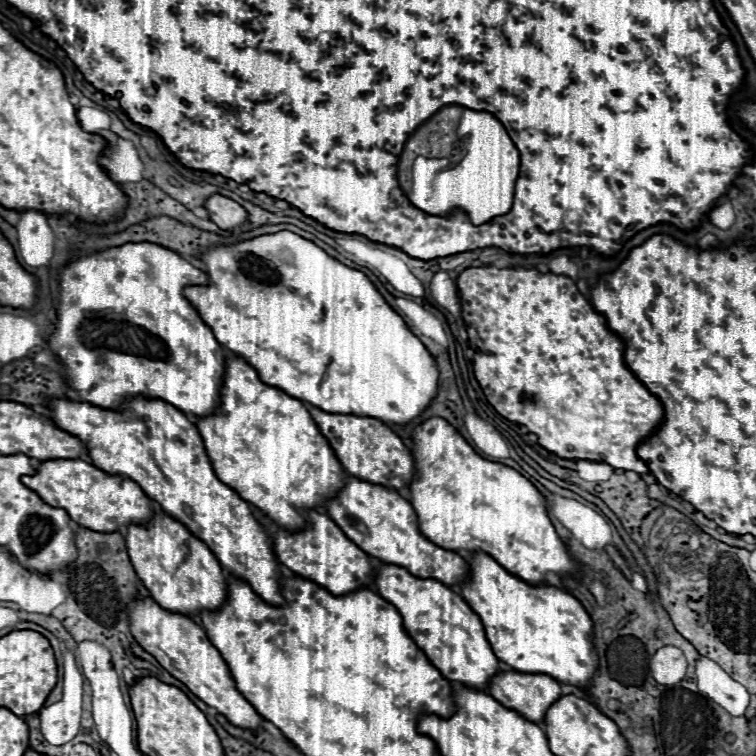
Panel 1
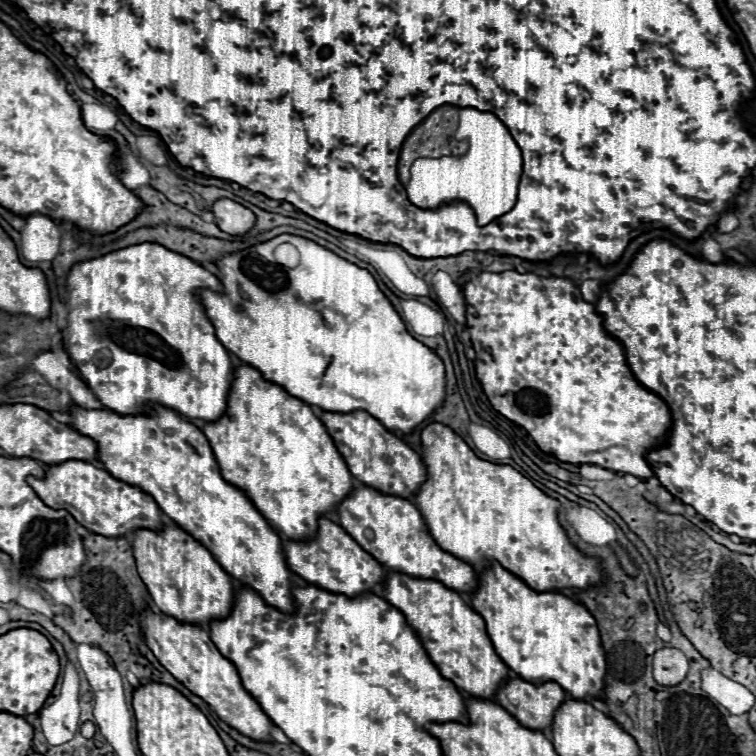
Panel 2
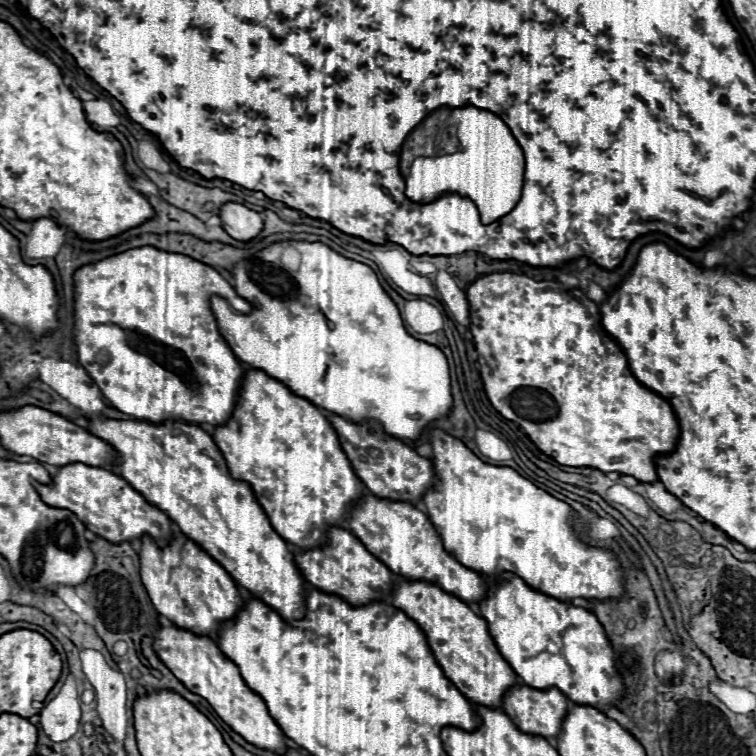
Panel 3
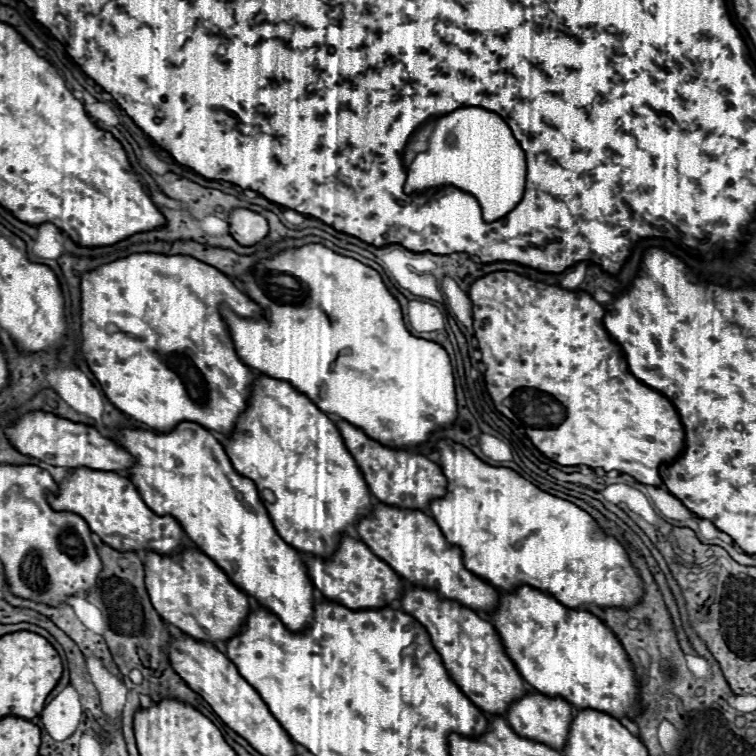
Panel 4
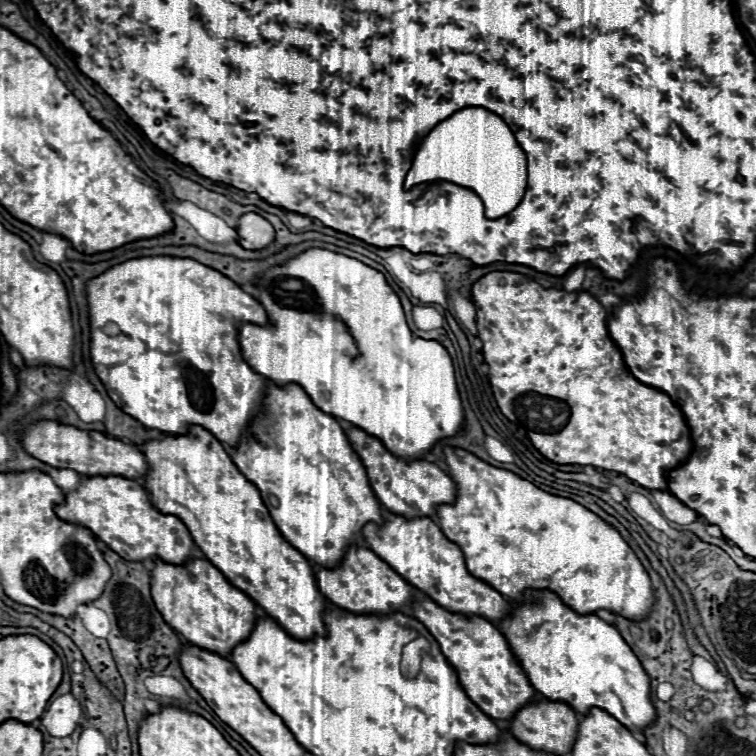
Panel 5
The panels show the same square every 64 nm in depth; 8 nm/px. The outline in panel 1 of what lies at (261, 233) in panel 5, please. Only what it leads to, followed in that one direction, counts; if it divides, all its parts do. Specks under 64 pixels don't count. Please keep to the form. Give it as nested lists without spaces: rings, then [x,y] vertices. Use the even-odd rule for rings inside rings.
[[[220,194],[210,196],[204,206],[210,212],[210,220],[214,224],[218,224],[222,230],[234,230],[234,228],[242,226],[248,218],[248,212],[240,204],[236,204],[234,200],[230,200],[226,196],[220,196]]]

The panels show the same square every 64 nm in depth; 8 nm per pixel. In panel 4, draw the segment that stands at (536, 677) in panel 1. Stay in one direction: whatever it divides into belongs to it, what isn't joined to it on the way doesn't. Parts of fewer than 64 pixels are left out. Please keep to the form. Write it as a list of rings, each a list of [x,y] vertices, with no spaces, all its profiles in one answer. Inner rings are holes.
[[[528,692],[524,698],[520,698],[518,702],[514,702],[510,706],[506,720],[518,736],[538,742],[538,744],[546,744],[554,750],[562,750],[566,746],[566,740],[570,734],[570,724],[574,720],[574,712],[572,712],[572,706],[562,698],[550,698],[544,694]]]

